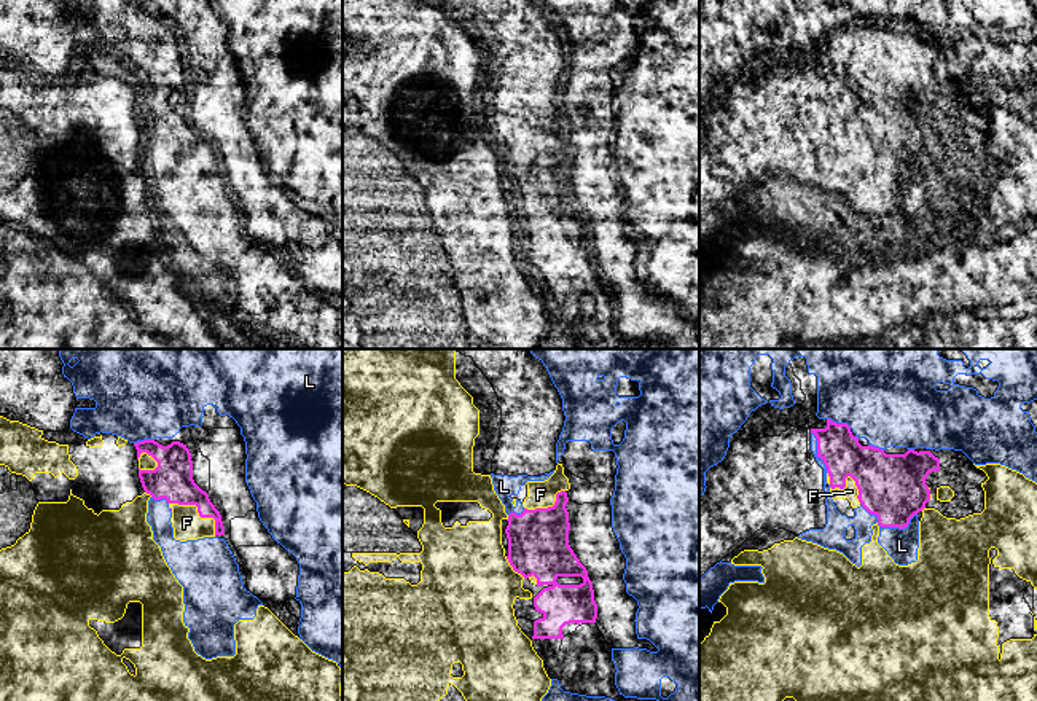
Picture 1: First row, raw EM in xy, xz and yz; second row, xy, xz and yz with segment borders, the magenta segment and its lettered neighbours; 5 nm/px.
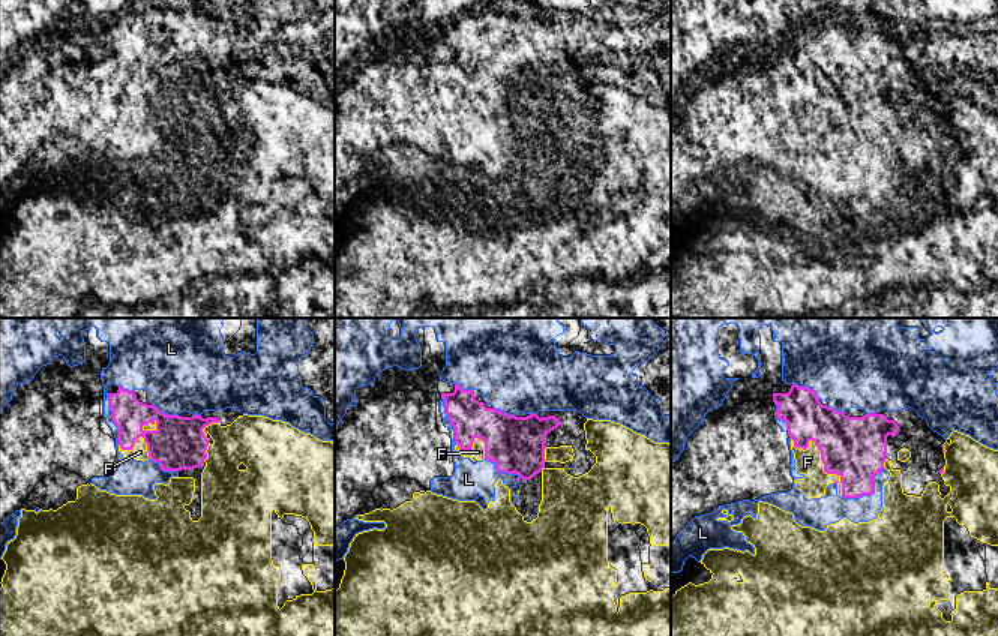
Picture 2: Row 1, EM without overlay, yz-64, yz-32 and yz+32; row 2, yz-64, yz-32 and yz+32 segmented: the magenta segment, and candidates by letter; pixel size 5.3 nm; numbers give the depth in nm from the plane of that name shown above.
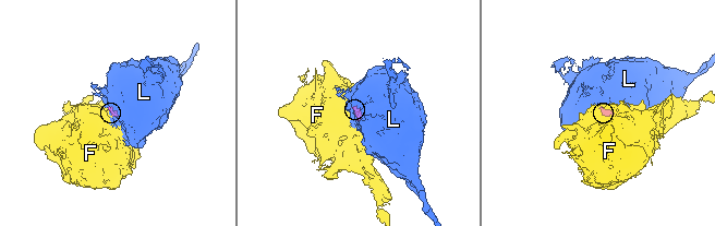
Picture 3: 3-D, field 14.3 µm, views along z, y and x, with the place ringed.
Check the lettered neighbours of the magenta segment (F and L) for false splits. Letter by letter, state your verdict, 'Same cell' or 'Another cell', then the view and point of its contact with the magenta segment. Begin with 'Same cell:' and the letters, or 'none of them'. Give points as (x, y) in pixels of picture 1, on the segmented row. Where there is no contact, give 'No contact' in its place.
Same cell: none of them
F: Another cell. Touches magenta at xy (198, 512)
L: Another cell. Touches magenta at yz (886, 526)

